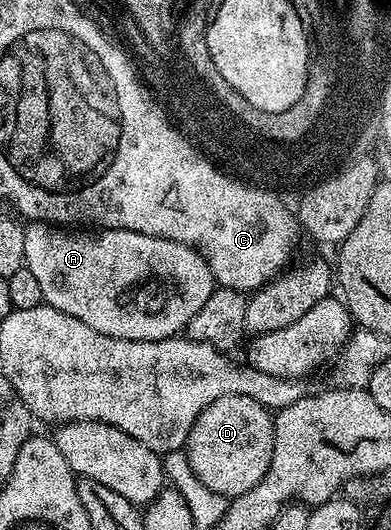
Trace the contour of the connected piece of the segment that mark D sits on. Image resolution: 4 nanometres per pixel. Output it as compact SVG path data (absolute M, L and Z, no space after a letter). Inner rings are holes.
M225 396L216 398L196 418L186 439L184 455L190 463L194 480L204 482L208 490L233 498L252 490L268 474L272 462L274 441L274 418L271 409L260 406L252 398Z

